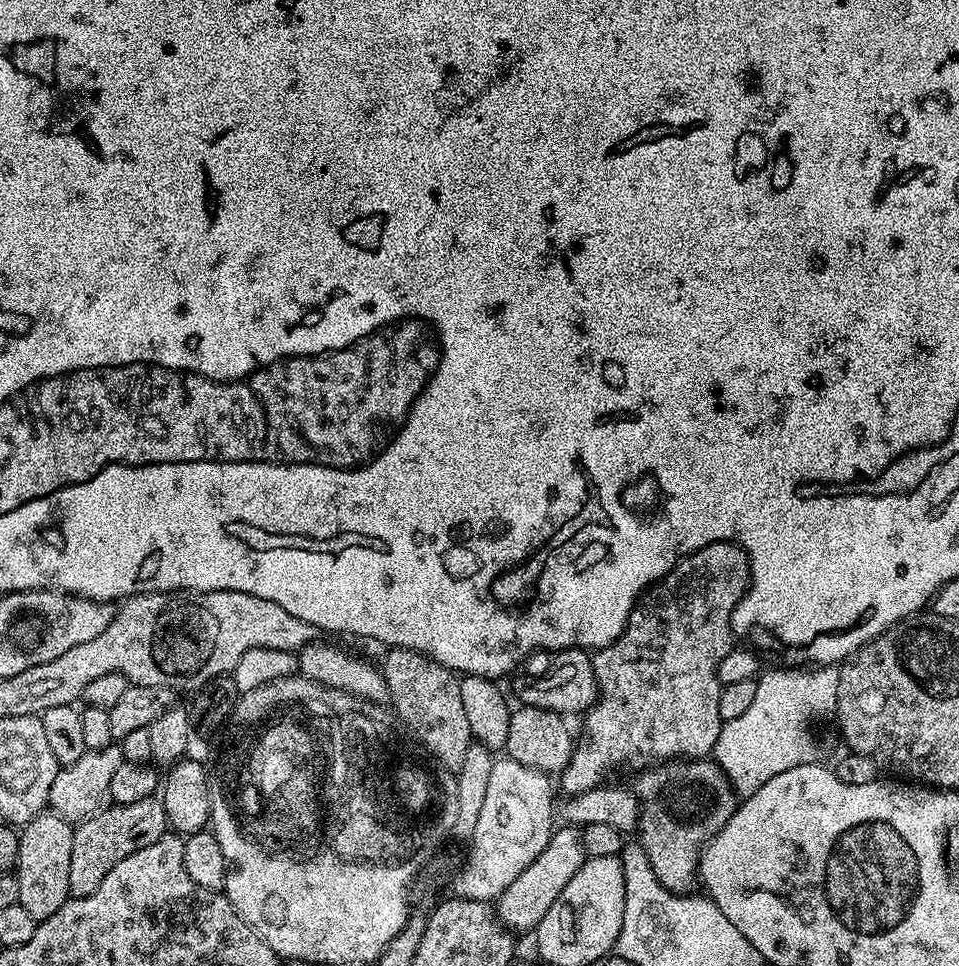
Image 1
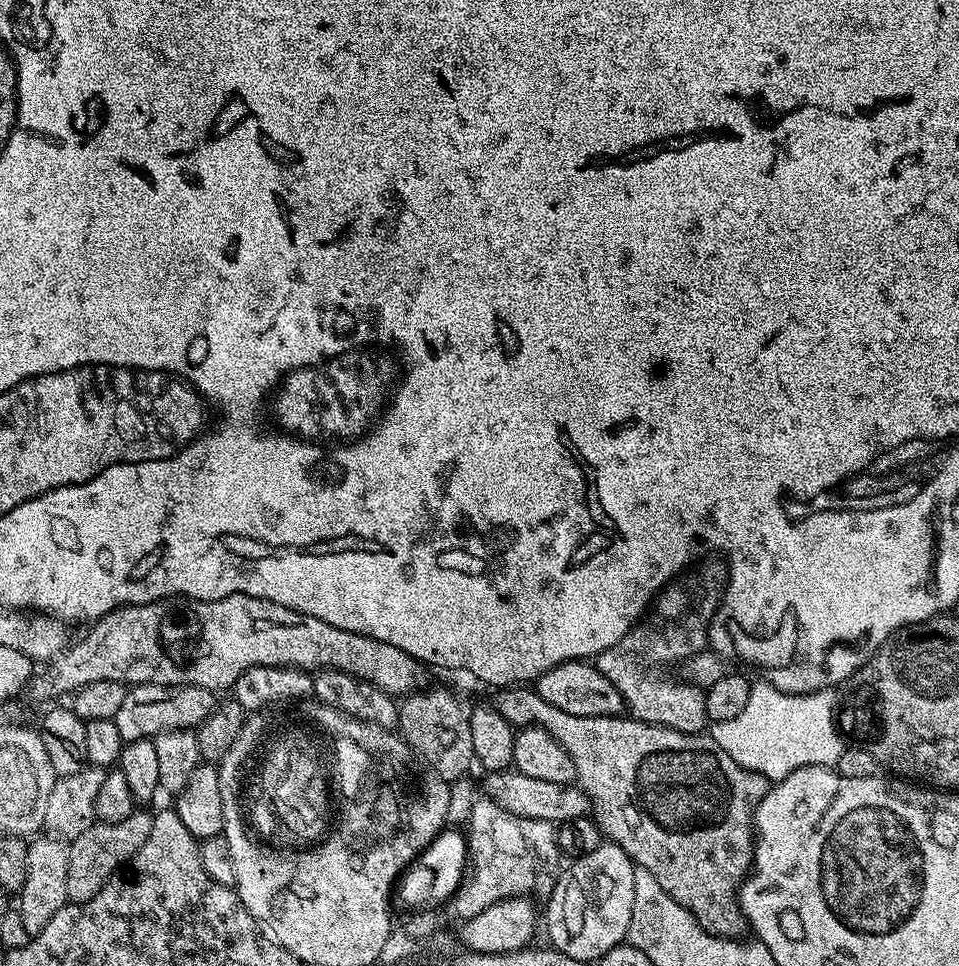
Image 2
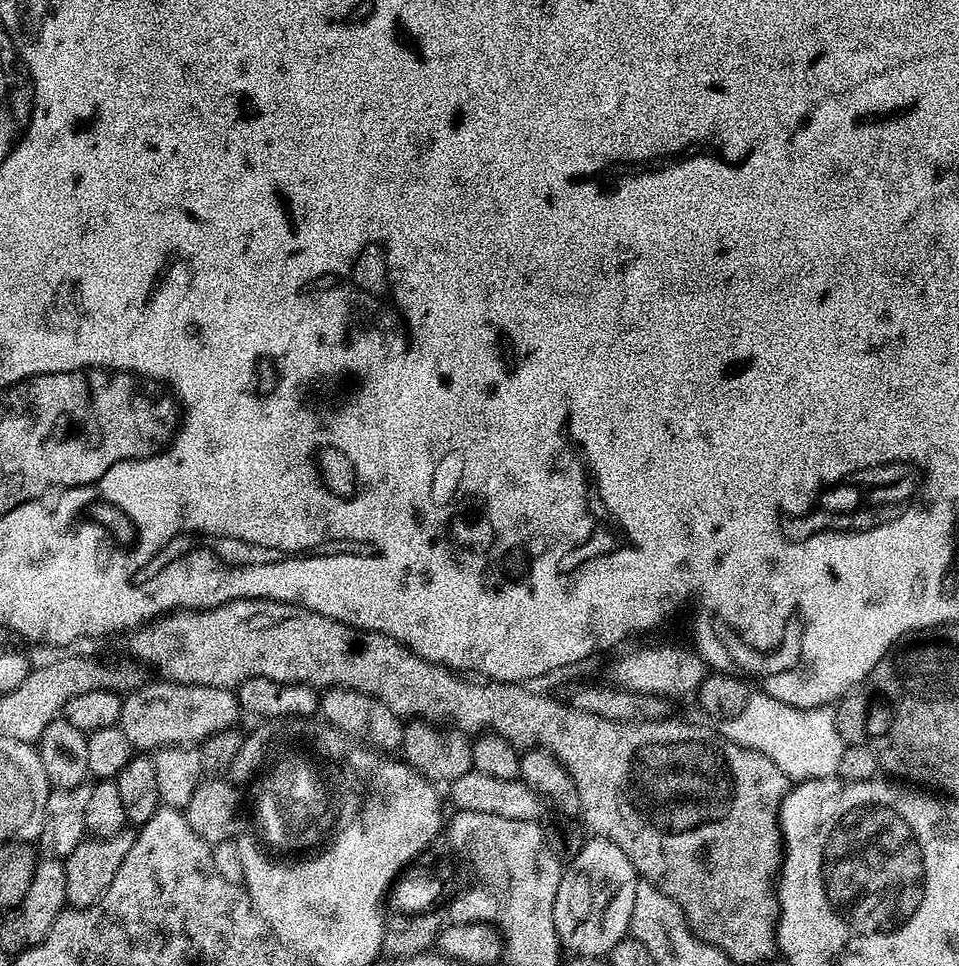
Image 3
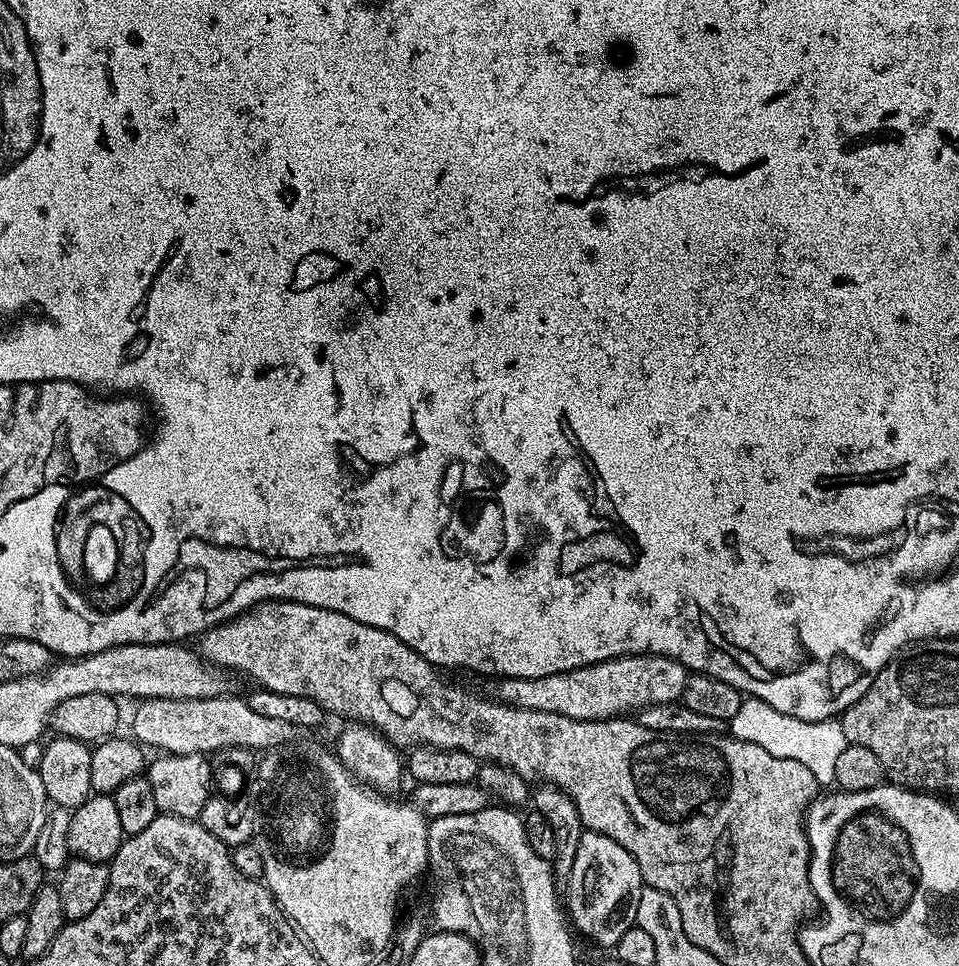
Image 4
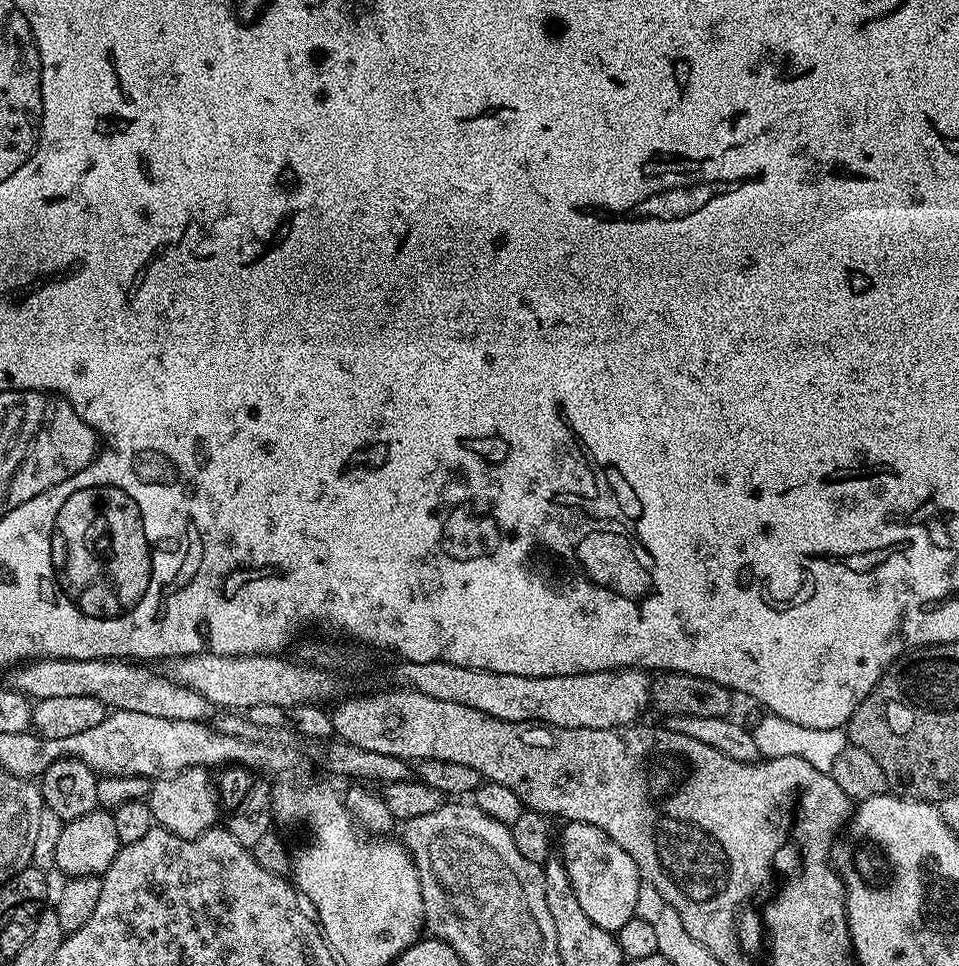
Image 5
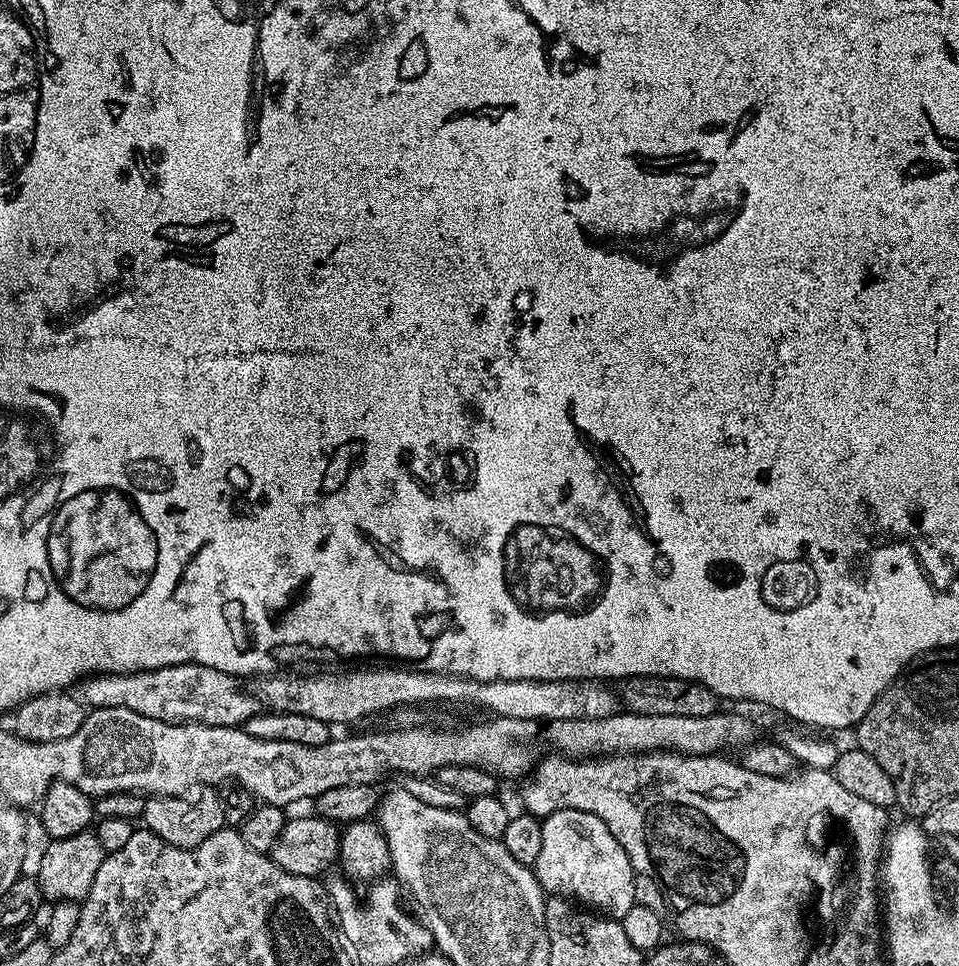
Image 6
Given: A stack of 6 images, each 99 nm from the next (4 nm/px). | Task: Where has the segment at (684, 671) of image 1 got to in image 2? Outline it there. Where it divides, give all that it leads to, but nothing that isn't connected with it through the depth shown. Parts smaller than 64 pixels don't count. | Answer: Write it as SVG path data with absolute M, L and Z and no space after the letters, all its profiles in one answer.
M705 559L699 565L700 572L685 571L672 583L664 585L643 619L633 624L614 646L595 657L596 669L614 682L633 720L697 734L703 733L709 723L704 692L683 679L671 680L660 669L667 664L679 665L709 647L708 625L712 623L712 616L724 595L728 566L723 559L708 559L712 560Z

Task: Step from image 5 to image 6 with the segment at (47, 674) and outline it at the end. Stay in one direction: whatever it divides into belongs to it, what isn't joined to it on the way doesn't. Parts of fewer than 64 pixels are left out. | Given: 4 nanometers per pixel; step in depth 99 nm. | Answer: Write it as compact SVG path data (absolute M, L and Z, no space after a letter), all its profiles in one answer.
M175 664L158 670L145 672L127 672L113 676L101 674L87 677L75 685L74 695L89 709L121 708L134 710L134 714L142 714L146 718L187 722L190 724L205 724L206 726L222 726L223 728L238 728L250 718L254 718L262 710L262 705L251 691L240 689L241 681L222 670L214 670L214 666L201 664Z

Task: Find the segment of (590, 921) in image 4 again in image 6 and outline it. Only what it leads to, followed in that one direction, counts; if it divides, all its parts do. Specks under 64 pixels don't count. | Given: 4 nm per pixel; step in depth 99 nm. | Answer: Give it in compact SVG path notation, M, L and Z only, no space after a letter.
M554 810L554 814L540 820L540 825L542 850L538 853L538 862L534 866L534 871L545 893L571 898L609 918L624 916L626 910L636 905L634 882L637 871L633 868L630 858L626 858L626 850L618 846L618 838L610 834L602 818L594 818L594 814L586 814L586 810Z

